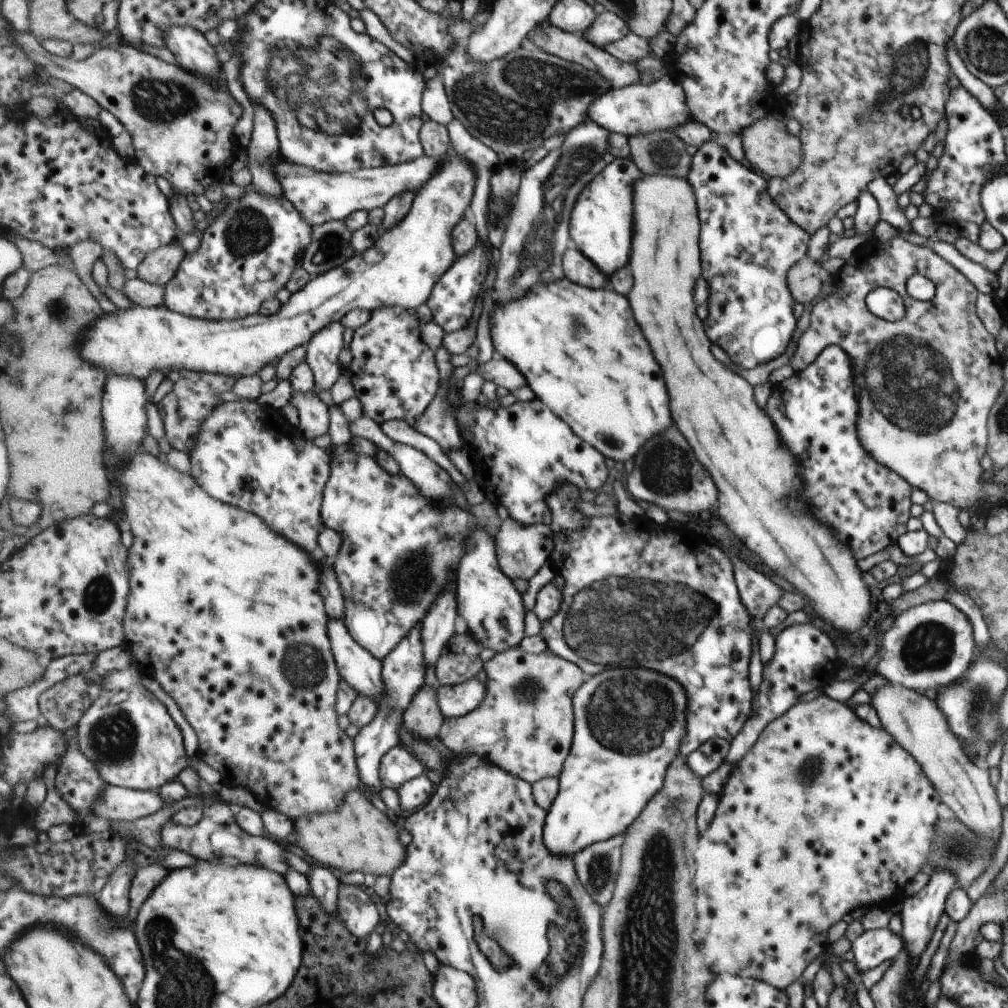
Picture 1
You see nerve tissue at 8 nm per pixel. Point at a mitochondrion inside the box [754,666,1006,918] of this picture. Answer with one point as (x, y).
(975, 701)

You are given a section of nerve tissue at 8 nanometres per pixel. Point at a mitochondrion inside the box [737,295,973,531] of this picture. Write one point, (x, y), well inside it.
(901, 376)

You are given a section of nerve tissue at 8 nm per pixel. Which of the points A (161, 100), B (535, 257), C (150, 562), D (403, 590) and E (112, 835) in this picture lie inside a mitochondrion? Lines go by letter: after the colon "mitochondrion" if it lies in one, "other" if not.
A: mitochondrion
B: mitochondrion
C: other
D: mitochondrion
E: other

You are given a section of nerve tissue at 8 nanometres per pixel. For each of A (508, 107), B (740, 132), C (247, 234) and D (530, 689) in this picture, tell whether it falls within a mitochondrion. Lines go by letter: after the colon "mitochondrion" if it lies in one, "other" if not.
A: mitochondrion
B: other
C: mitochondrion
D: mitochondrion

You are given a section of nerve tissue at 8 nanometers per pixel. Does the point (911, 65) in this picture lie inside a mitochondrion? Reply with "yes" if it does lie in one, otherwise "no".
yes

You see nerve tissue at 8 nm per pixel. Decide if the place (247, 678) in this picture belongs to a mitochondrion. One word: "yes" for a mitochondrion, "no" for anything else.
no

